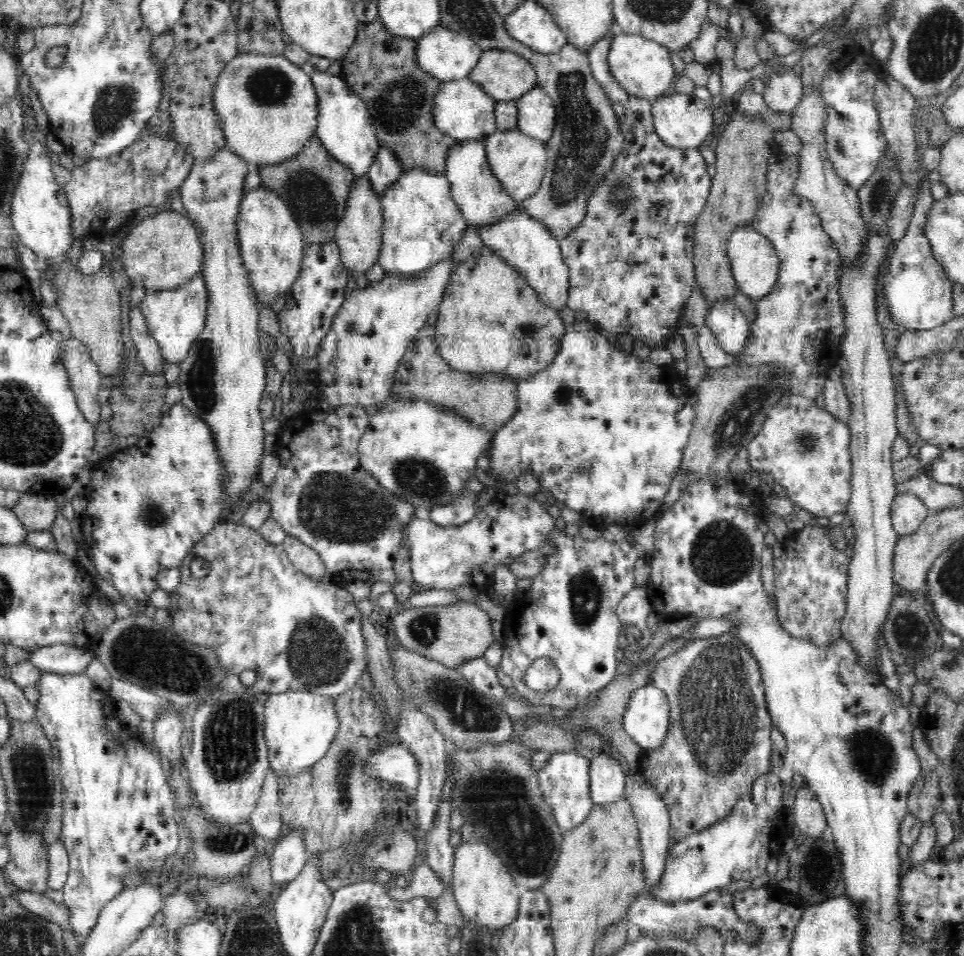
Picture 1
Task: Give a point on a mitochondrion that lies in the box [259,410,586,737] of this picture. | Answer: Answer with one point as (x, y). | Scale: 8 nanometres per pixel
(335, 507)

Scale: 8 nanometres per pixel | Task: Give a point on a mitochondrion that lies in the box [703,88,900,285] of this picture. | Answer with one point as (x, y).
(885, 185)

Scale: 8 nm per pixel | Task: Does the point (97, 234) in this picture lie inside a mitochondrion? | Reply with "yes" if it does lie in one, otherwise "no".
no

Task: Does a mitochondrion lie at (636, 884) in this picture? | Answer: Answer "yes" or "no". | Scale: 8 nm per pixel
no

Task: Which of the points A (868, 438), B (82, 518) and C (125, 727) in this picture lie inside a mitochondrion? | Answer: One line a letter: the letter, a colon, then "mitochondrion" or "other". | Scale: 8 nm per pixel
A: other
B: other
C: other

